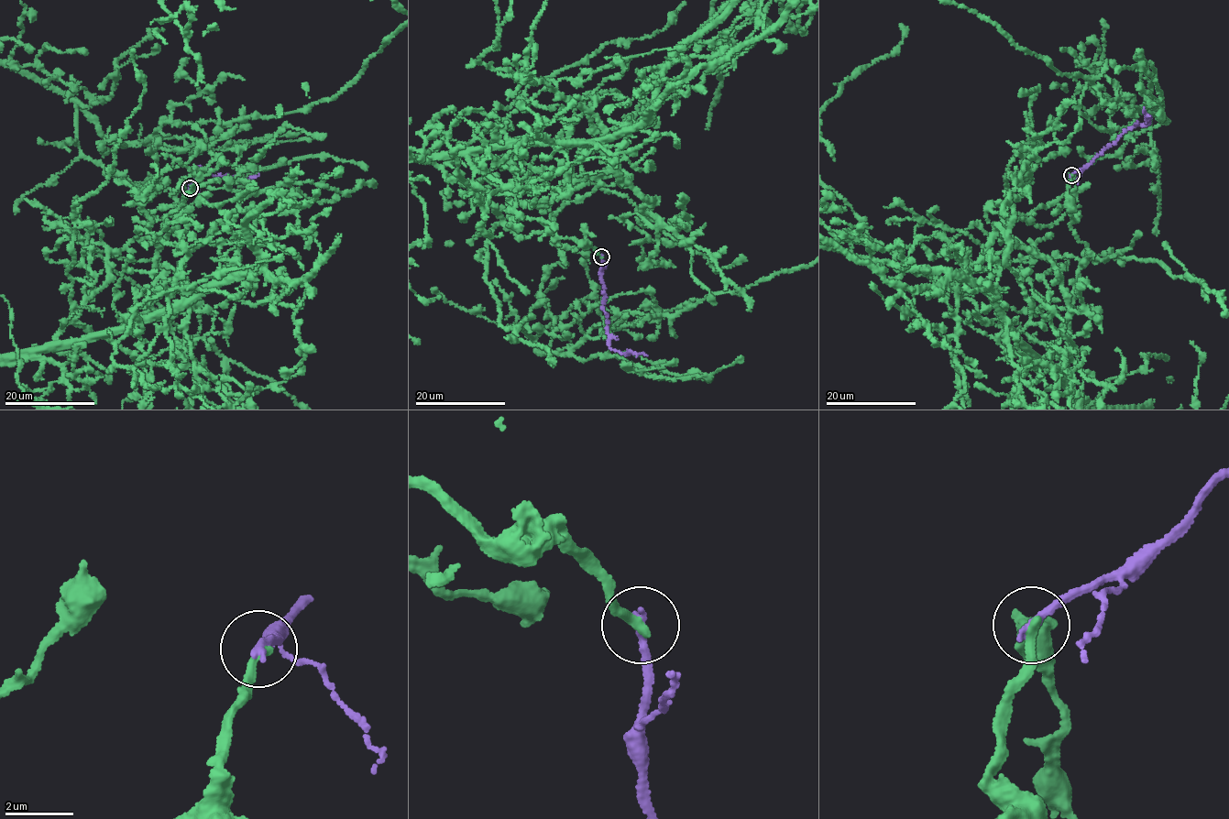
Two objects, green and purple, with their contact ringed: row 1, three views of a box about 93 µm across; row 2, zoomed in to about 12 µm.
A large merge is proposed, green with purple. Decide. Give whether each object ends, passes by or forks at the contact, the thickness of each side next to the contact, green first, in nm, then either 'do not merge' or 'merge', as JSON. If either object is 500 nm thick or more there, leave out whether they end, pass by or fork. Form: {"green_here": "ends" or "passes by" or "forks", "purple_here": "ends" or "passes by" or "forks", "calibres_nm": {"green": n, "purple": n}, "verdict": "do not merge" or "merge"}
{"green_here": "ends", "purple_here": "ends", "calibres_nm": {"green": 280, "purple": 280}, "verdict": "do not merge"}

